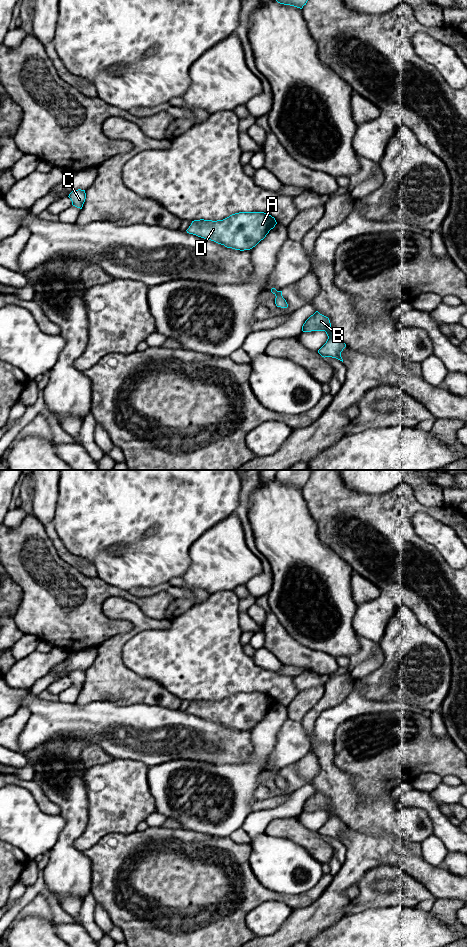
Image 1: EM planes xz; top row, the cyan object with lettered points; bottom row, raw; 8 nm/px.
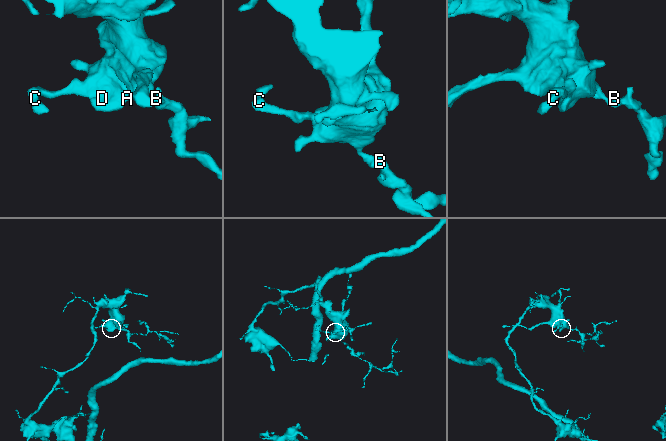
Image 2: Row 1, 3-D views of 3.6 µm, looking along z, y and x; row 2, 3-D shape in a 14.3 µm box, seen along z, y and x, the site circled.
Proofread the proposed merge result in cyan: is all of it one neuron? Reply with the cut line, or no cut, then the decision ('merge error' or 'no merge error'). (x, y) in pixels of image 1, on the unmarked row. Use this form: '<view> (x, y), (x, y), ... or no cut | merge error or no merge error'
no cut | no merge error

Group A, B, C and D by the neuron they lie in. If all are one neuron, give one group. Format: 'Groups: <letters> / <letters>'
Groups: A B C D

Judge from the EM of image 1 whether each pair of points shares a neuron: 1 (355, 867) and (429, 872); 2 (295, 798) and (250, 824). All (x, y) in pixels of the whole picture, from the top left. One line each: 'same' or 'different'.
1: same
2: same

